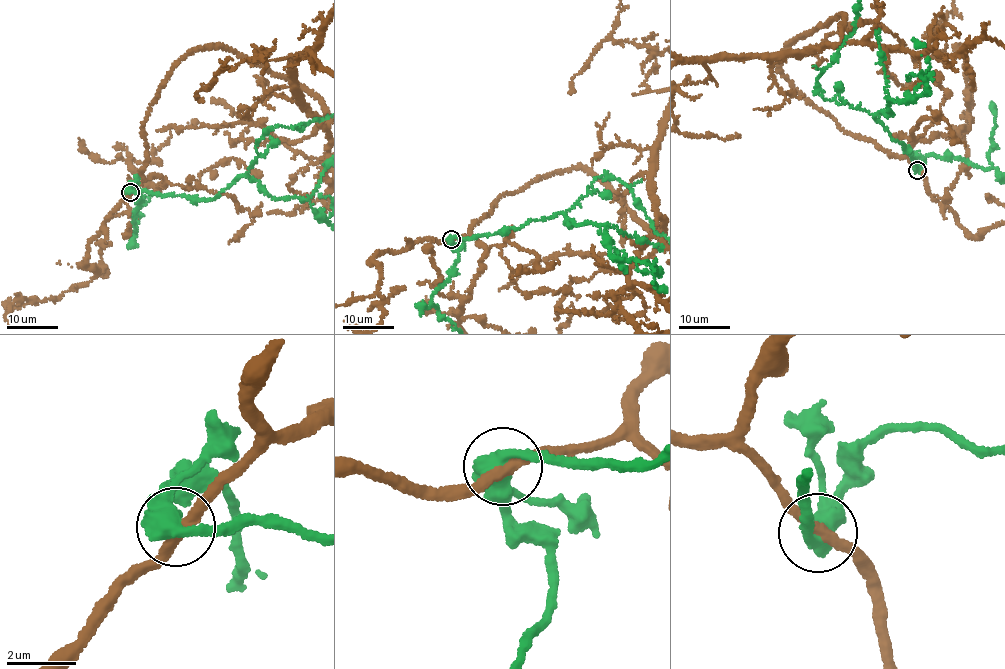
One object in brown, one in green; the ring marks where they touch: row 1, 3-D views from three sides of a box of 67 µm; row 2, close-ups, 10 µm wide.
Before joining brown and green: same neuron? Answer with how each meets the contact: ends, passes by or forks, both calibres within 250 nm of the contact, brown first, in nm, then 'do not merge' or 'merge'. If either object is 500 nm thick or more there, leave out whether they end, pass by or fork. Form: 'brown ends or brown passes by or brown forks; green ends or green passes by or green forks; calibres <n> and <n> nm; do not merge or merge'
calibres 280 and 500 nm; do not merge

